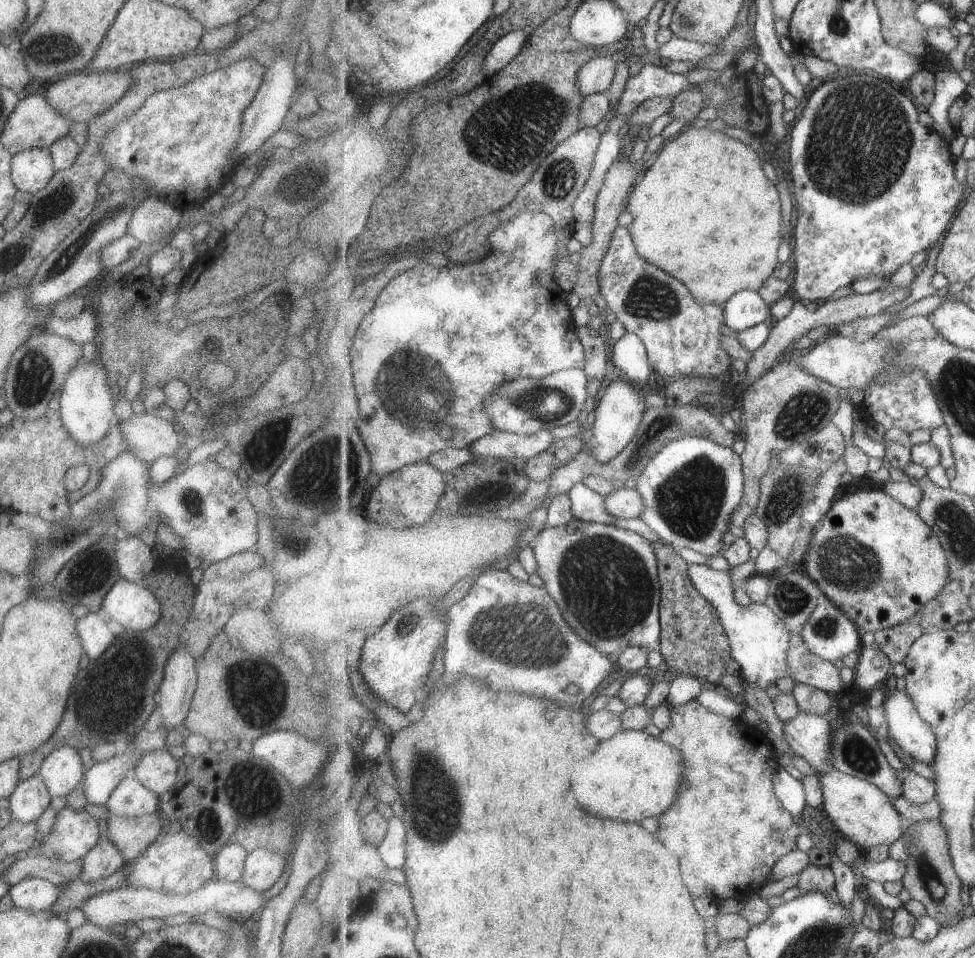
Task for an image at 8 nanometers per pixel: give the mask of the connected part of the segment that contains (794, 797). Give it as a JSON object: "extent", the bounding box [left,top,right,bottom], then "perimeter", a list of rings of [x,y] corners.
{"extent":[774,766,809,832],"perimeter":[[[779,766],[778,772],[774,776],[775,792],[785,805],[785,808],[793,815],[793,818],[799,822],[799,827],[803,832],[809,832],[807,824],[803,819],[805,811],[805,788],[803,782],[797,778],[791,777],[788,770]]]}

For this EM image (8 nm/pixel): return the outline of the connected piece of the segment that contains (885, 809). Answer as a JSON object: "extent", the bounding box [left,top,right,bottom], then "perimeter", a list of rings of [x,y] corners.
{"extent":[819,770,906,853],"perimeter":[[[833,770],[819,776],[822,789],[822,808],[833,820],[842,837],[852,841],[861,853],[876,852],[876,847],[889,847],[903,837],[906,821],[897,812],[893,800],[875,784]]]}

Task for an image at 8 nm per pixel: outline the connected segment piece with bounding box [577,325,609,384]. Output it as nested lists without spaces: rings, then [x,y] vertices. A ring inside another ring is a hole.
[[[577,328],[578,335],[586,348],[586,367],[584,371],[590,378],[596,378],[603,384],[602,378],[605,378],[607,372],[607,358],[609,358],[609,350],[607,350],[607,342],[603,338],[604,331],[595,332],[591,328]]]

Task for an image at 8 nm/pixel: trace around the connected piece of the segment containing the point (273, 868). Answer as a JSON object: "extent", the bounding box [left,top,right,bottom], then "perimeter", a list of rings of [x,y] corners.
{"extent":[241,848,287,892],"perimeter":[[[259,848],[246,854],[241,882],[257,892],[271,888],[285,868],[287,860],[273,850]]]}

